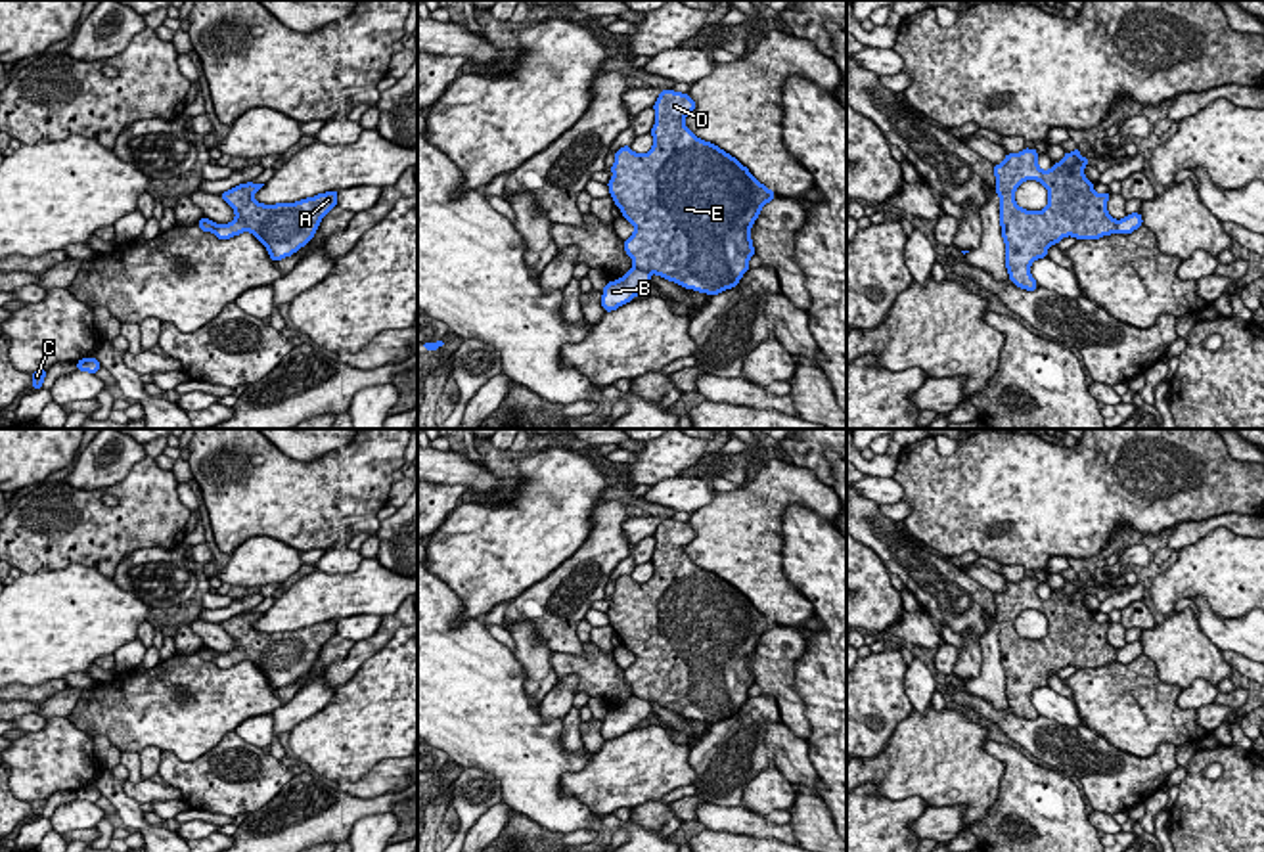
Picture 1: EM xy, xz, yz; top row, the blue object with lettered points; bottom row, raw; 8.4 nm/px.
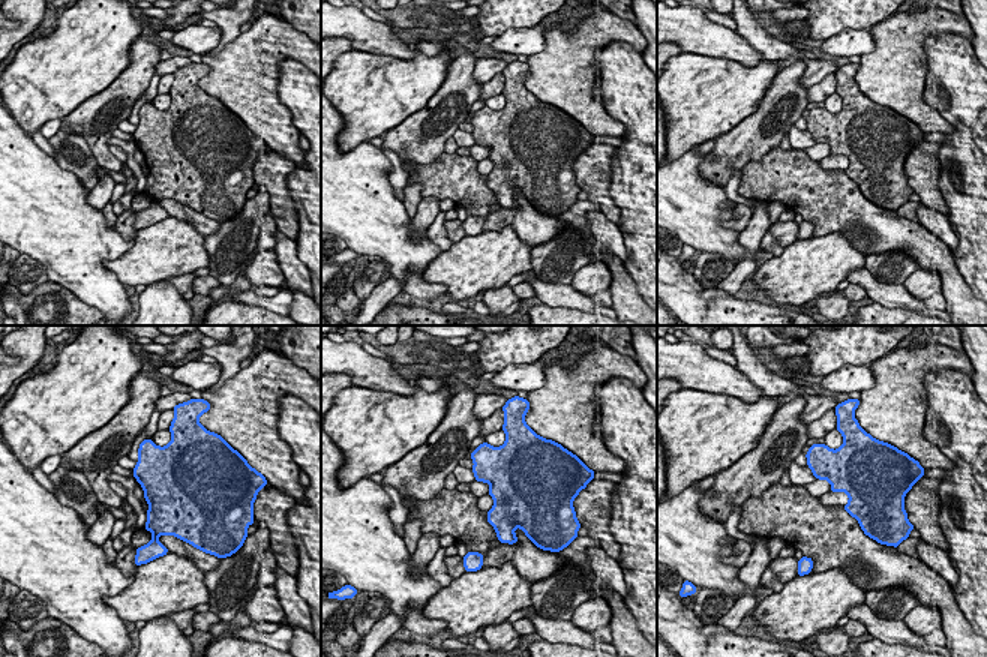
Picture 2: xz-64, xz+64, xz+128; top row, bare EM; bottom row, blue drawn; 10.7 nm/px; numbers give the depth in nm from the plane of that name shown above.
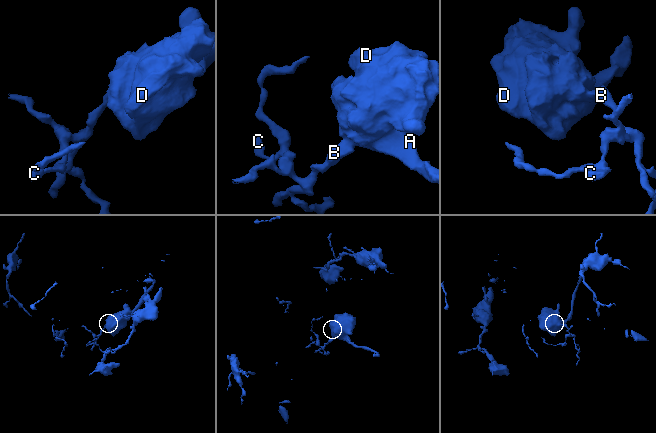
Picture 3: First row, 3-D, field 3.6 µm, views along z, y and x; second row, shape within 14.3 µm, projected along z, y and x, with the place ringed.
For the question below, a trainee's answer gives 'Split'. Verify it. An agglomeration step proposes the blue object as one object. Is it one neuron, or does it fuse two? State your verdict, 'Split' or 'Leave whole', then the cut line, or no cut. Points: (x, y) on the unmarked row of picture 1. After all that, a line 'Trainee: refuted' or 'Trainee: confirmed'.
Split. Split along xz (634, 695), (648, 703)
Trainee: confirmed

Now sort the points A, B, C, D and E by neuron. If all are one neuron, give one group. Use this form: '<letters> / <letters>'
A D E / B C

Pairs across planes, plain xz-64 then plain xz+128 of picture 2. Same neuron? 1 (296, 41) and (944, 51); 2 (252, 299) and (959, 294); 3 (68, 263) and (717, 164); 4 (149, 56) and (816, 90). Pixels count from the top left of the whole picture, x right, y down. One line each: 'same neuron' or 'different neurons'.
1: different neurons
2: different neurons
3: different neurons
4: different neurons

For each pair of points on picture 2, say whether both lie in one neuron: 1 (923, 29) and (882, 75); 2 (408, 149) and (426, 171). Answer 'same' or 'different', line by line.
1: same
2: different

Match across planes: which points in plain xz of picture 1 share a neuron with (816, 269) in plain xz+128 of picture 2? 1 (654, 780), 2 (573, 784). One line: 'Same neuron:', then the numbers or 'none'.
Same neuron: 1, 2

